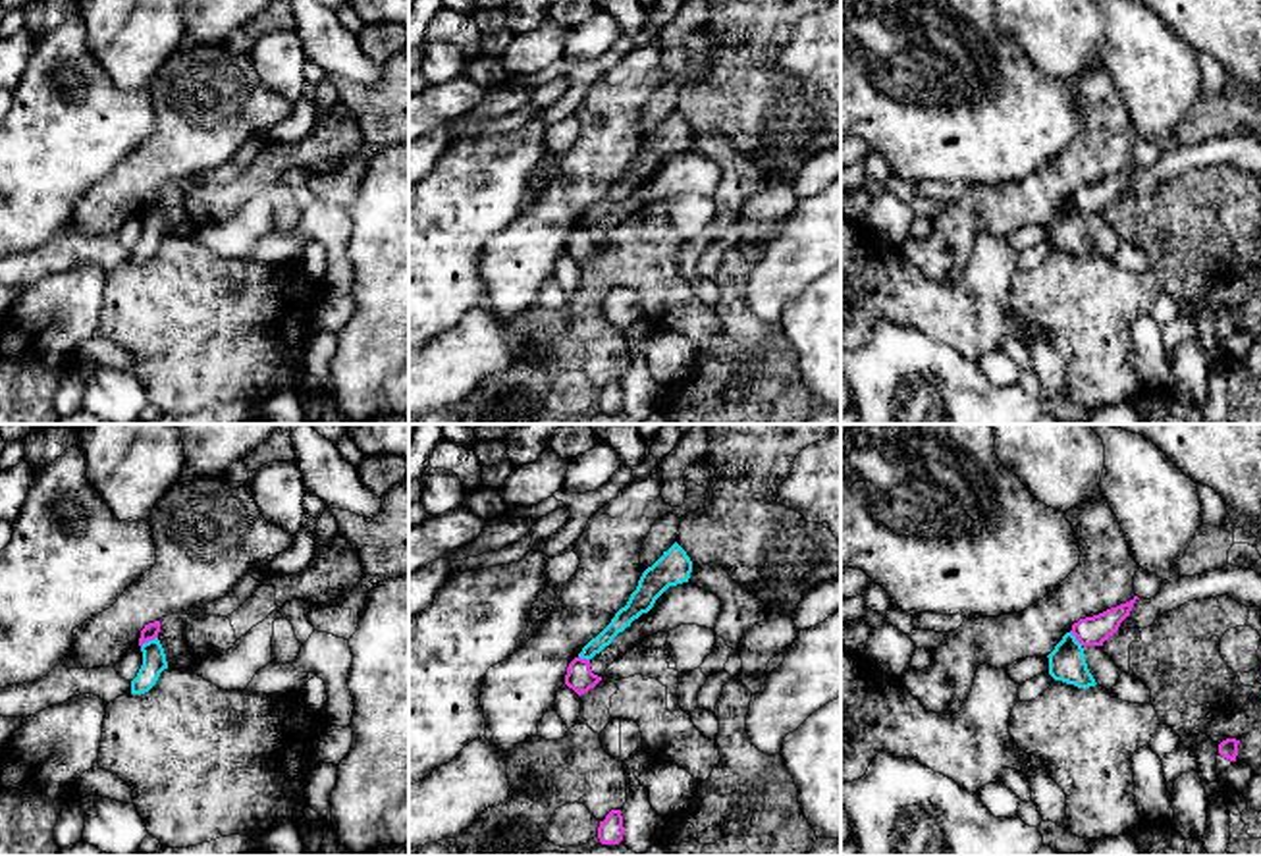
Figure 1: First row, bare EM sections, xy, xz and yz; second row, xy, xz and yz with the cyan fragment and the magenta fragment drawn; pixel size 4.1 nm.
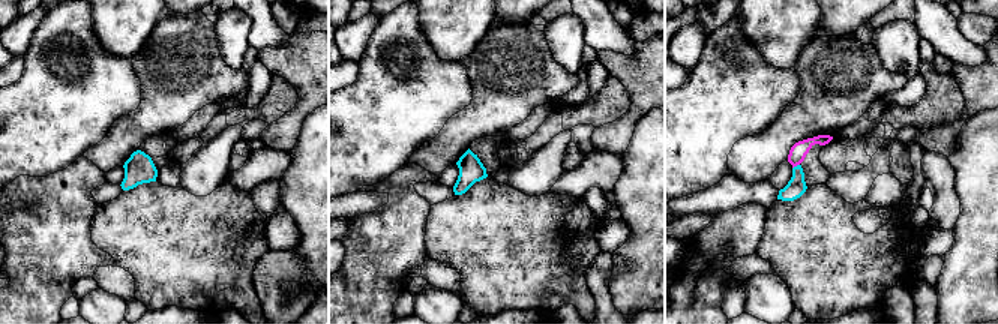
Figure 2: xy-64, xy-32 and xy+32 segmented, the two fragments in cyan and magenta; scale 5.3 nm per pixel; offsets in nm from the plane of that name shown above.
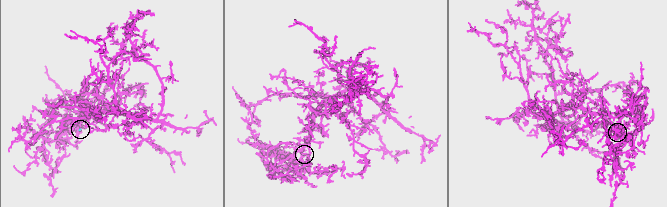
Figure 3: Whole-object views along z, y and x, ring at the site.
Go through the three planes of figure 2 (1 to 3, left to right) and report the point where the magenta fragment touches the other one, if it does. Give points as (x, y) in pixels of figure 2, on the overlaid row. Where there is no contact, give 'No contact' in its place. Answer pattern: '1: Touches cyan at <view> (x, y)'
1: No contact
2: No contact
3: Touches cyan at xy+32 (797, 165)

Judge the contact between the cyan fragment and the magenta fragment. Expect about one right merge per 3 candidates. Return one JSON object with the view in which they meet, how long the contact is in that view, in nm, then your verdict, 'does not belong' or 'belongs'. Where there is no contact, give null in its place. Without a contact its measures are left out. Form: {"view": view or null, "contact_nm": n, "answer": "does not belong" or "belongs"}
{"view": "xy", "contact_nm": 80, "answer": "does not belong"}

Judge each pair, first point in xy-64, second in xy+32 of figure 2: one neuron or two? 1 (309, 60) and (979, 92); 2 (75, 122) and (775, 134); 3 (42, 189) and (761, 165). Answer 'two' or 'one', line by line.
1: one
2: two
3: two

